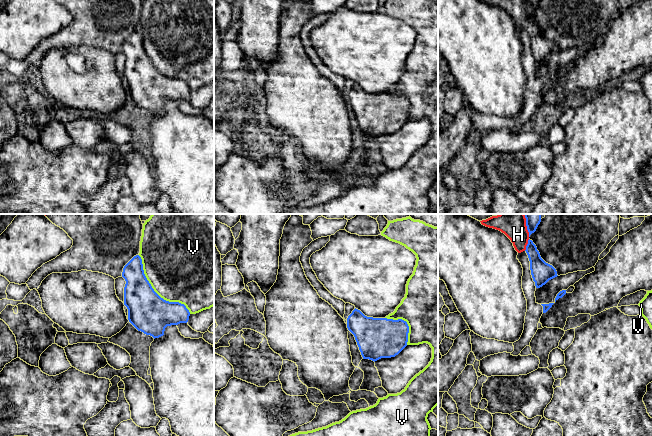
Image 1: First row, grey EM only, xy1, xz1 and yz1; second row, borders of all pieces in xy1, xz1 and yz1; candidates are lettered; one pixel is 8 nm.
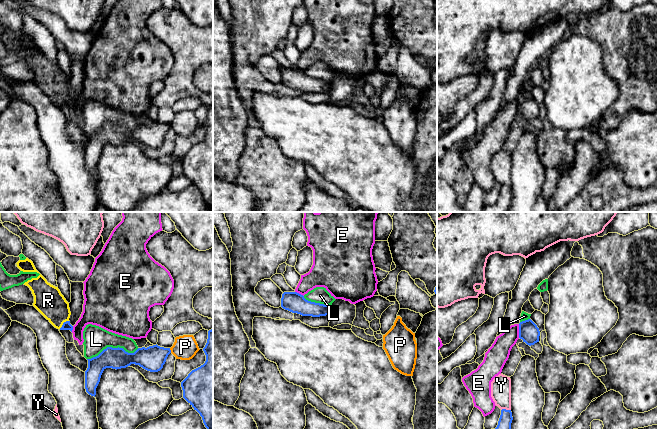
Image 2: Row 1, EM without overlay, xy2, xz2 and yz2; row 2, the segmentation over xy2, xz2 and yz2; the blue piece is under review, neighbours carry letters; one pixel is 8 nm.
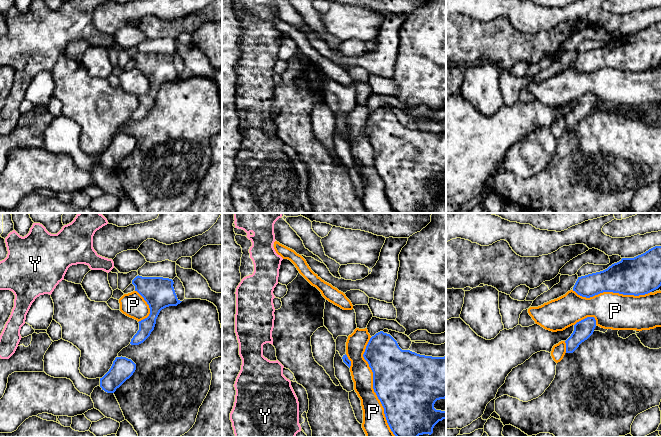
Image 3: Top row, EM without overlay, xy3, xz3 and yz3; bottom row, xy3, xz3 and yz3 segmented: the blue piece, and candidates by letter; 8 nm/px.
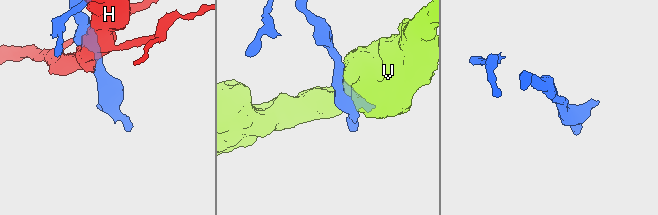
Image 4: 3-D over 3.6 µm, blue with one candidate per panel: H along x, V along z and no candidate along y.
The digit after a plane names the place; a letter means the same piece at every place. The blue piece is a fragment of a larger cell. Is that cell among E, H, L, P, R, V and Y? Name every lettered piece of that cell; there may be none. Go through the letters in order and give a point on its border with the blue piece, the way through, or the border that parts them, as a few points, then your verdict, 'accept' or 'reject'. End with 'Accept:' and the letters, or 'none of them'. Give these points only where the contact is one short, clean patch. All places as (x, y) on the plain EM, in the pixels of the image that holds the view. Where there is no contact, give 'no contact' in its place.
E: yz2 (519, 107) | along yz2 (518, 100), (519, 113) | reject
H: yz1 (528, 6) | reject
L: xy2 (111, 123) | reject
P: xz3 (373, 163) | reject
R: xy2 (63, 99) | across xy2 (66, 101), (63, 99), (48, 76) | accept
V: xy1 (155, 68) | reject
Y: yz2 (505, 185) | along yz2 (510, 185), (501, 186) | reject
Accept: R

